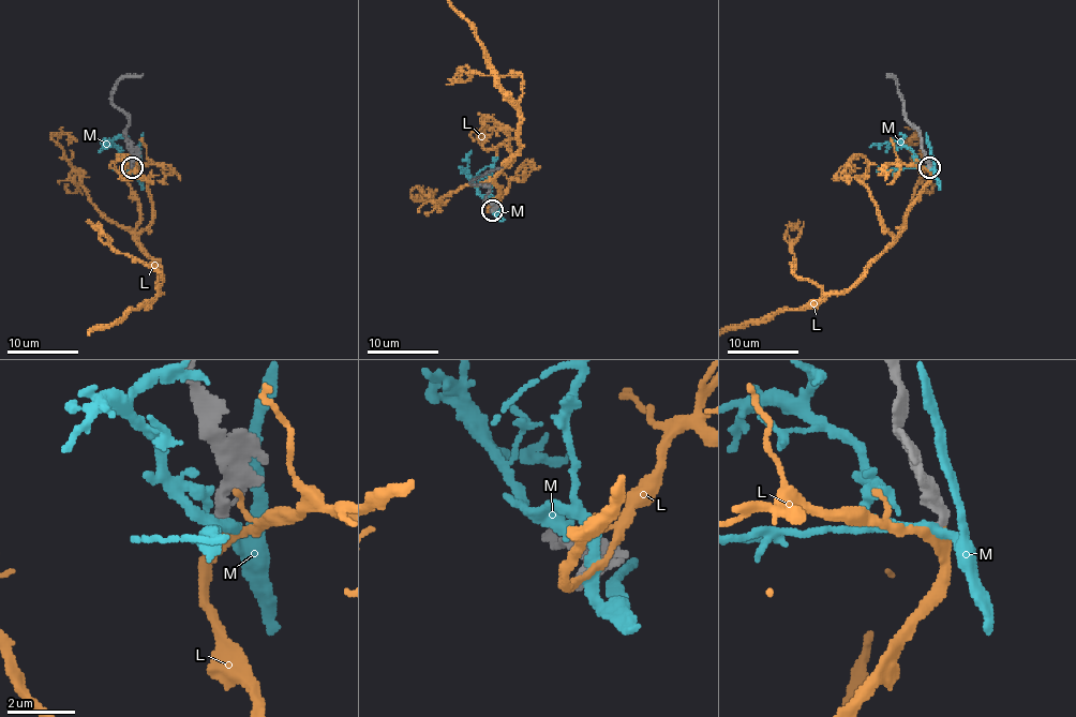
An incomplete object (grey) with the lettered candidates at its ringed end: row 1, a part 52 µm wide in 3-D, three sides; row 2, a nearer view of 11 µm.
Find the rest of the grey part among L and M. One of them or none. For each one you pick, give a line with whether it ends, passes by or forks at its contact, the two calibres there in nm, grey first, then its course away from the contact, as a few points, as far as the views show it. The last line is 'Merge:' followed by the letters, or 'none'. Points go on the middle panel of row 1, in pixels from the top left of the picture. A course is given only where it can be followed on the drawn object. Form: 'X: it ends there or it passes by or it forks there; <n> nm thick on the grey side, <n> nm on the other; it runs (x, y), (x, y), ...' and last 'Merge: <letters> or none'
L: it passes by; 360 nm thick on the grey side, 240 nm on the other
Merge: L

